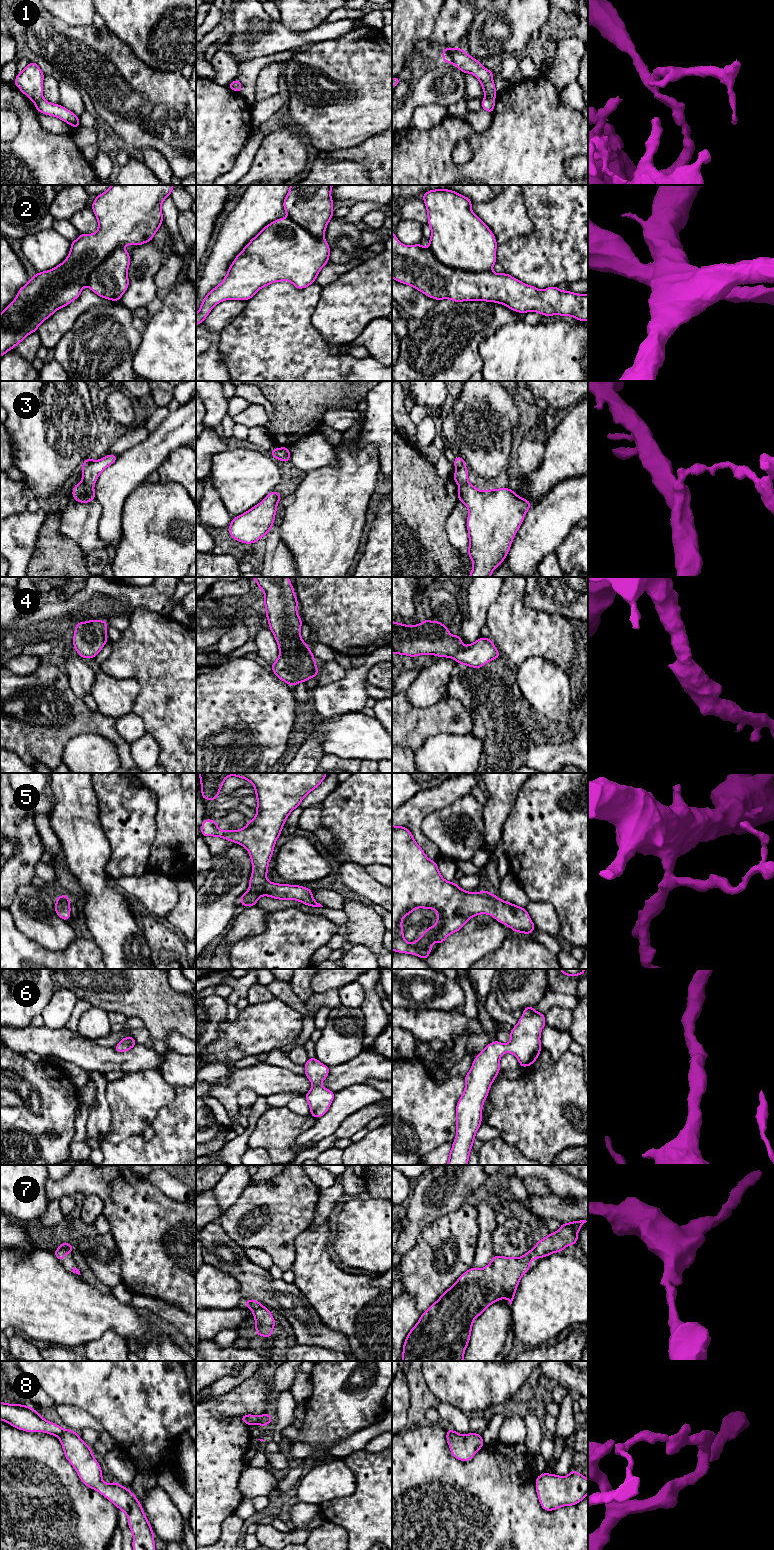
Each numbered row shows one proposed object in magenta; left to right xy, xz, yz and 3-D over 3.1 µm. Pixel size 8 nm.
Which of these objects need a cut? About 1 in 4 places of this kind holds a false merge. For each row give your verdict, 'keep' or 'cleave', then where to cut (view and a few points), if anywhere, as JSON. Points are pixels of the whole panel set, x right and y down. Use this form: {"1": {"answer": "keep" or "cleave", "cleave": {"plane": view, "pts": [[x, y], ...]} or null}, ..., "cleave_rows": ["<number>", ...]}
{"1": {"answer": "keep", "cleave": null}, "2": {"answer": "cleave", "cleave": {"plane": "yz", "pts": [[428, 247], [444, 265], [453, 269], [469, 271], [491, 270]]}}, "3": {"answer": "cleave", "cleave": {"plane": "xy", "pts": [[82, 481], [92, 486]]}}, "4": {"answer": "keep", "cleave": null}, "5": {"answer": "keep", "cleave": null}, "6": {"answer": "keep", "cleave": null}, "7": {"answer": "keep", "cleave": null}, "8": {"answer": "cleave", "cleave": {"plane": "xz", "pts": [[259, 1416], [256, 1423]]}}, "cleave_rows": ["2", "3", "8"]}

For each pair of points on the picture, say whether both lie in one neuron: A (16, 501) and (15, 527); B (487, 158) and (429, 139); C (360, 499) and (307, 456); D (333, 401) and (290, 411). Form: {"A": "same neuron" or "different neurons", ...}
{"A": "different neurons", "B": "same neuron", "C": "different neurons", "D": "same neuron"}

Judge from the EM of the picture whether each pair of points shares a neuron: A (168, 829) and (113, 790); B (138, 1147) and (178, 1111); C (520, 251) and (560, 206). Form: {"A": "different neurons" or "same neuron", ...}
{"A": "different neurons", "B": "same neuron", "C": "same neuron"}

